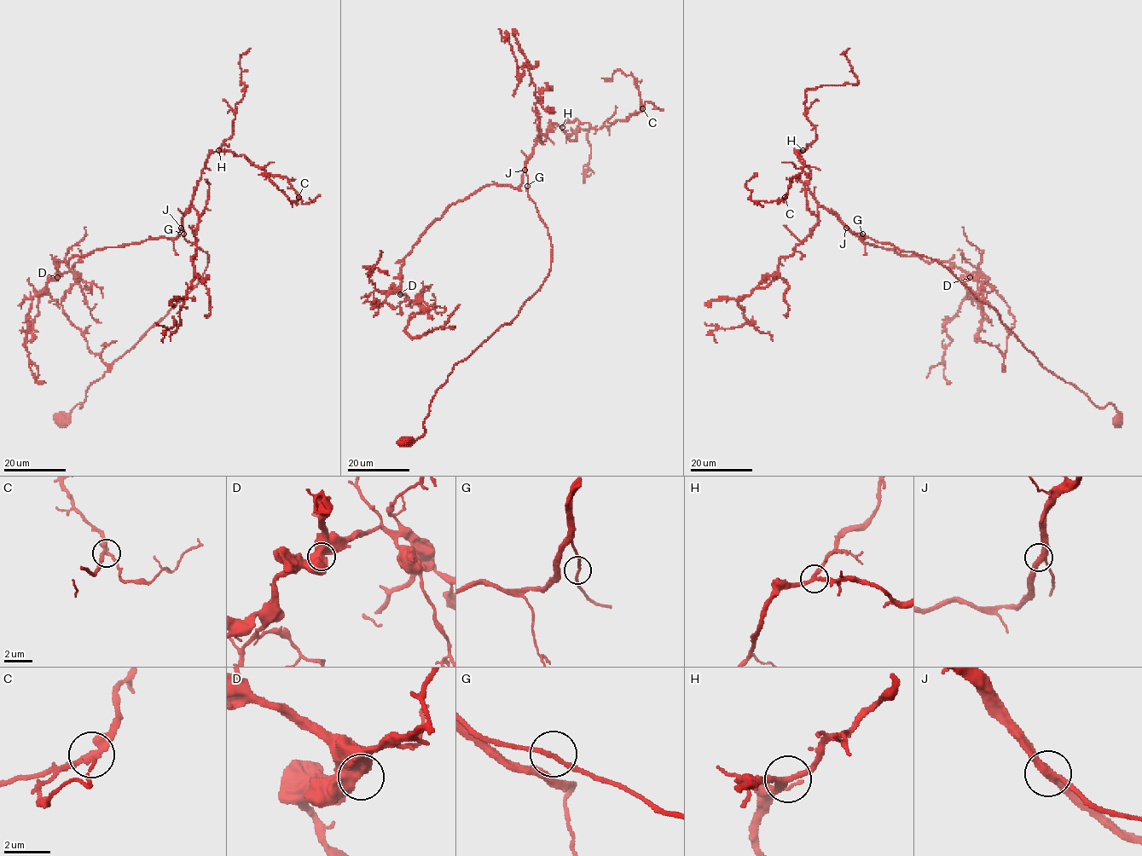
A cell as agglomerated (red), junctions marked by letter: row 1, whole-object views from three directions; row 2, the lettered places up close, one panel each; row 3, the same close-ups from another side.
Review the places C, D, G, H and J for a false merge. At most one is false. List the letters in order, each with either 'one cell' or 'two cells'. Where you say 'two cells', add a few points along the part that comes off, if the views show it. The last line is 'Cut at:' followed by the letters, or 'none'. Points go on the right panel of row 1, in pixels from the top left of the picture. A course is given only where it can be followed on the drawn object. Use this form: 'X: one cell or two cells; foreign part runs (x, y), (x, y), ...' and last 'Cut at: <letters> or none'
C: one cell
D: one cell
G: one cell
H: one cell
J: one cell
Cut at: none

